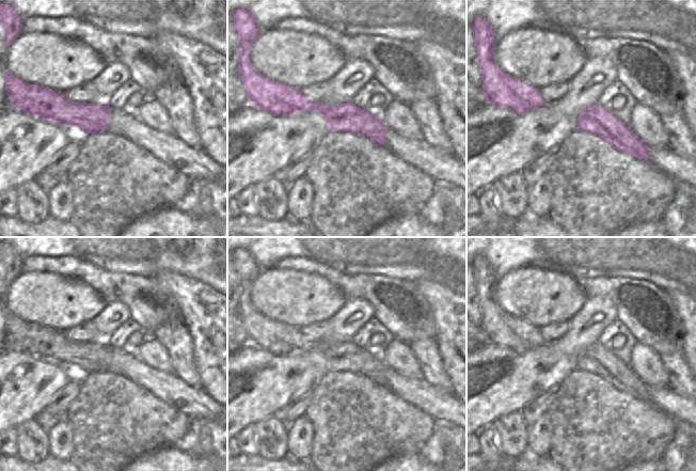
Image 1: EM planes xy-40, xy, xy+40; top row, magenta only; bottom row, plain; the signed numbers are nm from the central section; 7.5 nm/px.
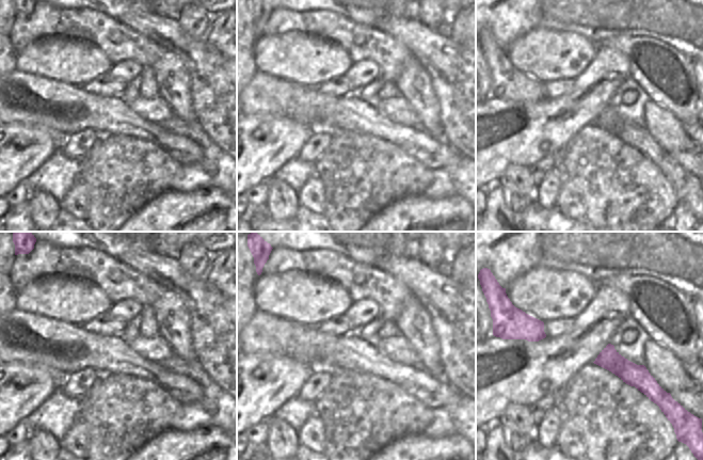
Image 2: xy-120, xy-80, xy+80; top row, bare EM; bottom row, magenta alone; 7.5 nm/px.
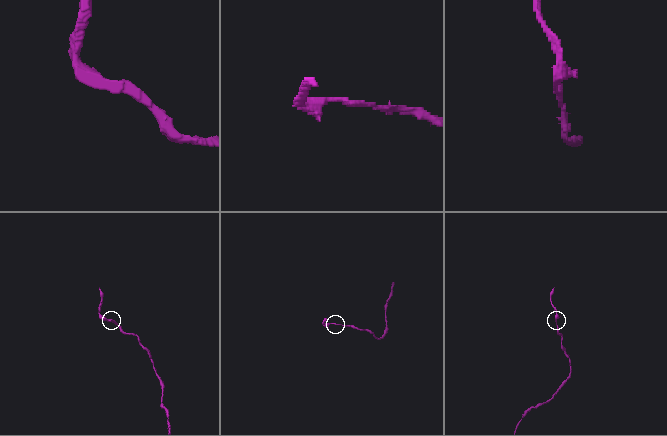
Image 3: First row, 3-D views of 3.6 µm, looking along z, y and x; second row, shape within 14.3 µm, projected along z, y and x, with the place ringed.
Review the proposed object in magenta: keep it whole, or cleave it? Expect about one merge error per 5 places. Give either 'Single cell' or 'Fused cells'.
Single cell

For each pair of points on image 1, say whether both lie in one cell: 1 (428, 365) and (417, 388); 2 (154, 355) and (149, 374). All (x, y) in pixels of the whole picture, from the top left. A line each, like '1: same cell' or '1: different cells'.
1: different cells
2: different cells

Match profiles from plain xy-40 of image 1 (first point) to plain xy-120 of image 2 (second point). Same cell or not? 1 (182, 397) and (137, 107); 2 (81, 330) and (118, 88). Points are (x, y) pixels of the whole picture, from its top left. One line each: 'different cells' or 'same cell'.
1: different cells
2: same cell

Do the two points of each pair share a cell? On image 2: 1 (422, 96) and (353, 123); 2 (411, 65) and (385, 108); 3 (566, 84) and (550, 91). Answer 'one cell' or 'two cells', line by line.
1: two cells
2: two cells
3: one cell

